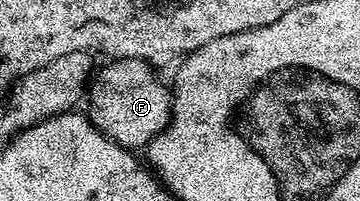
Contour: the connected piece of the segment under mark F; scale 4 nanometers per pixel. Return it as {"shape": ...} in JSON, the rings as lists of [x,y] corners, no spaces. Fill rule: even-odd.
{"shape":[[[116,59],[107,64],[93,76],[88,87],[90,123],[121,147],[145,148],[170,124],[171,88],[158,80],[155,68],[139,59]]]}

